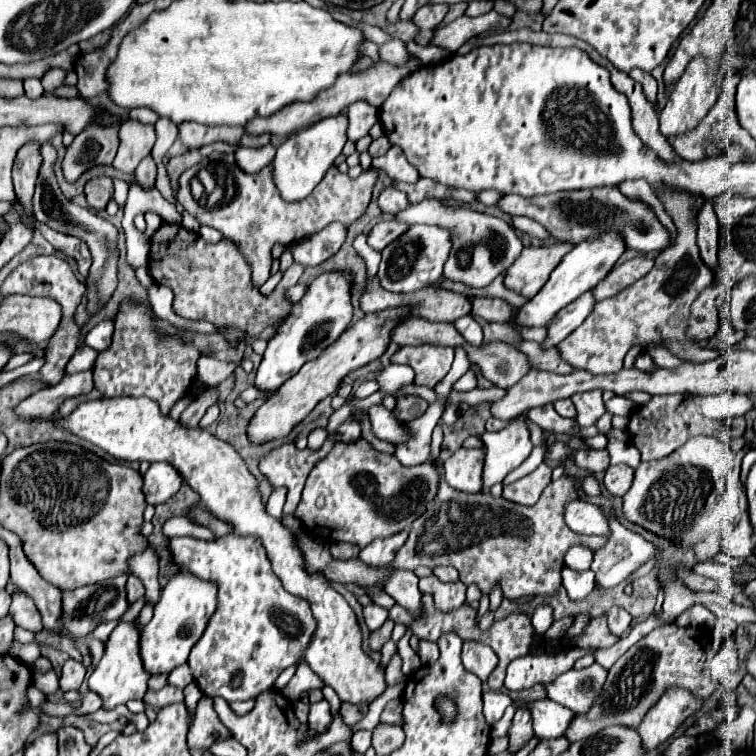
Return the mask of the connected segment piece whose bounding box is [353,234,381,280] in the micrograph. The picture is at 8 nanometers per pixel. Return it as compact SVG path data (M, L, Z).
M359 234L355 237L353 247L363 257L367 268L367 279L371 280L377 275L381 253L368 245L367 237L364 234Z

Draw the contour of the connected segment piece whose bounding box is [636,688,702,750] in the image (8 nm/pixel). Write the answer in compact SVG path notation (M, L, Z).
M670 688L654 708L644 716L644 720L638 724L636 732L642 740L642 746L646 750L658 748L662 742L666 742L676 728L692 716L696 710L700 710L702 700L690 696L688 692L680 688Z

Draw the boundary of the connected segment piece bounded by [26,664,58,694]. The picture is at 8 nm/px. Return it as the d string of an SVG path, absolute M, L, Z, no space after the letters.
M26 664L30 670L32 670L32 684L44 692L44 694L52 694L58 690L58 676L54 670L48 670L48 672L38 672L32 664Z

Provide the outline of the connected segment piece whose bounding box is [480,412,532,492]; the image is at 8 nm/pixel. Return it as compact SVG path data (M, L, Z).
M520 414L500 432L486 432L482 438L486 452L484 490L490 492L492 484L502 482L508 472L518 468L532 452L530 430L526 424L528 414Z

